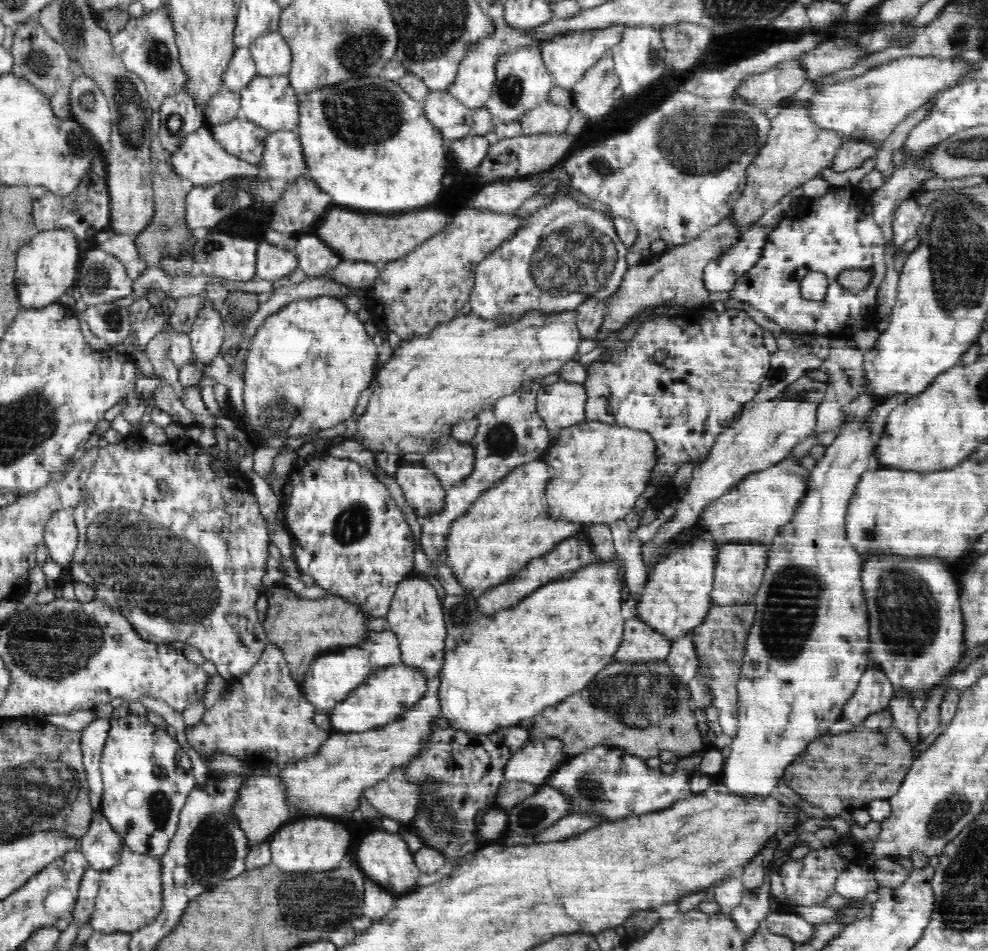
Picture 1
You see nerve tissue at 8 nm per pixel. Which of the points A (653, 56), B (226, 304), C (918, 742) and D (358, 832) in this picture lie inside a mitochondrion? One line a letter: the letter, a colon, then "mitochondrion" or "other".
A: mitochondrion
B: other
C: other
D: other

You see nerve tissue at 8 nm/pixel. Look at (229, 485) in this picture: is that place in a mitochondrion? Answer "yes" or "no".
no

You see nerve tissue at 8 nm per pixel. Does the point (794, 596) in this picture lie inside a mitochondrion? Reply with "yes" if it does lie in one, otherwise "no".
yes

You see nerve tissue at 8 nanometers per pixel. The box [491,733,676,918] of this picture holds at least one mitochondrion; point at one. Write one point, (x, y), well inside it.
(594, 787)

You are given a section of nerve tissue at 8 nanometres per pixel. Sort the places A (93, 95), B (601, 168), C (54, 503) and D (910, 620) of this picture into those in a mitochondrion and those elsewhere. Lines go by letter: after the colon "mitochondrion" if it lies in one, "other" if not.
A: mitochondrion
B: mitochondrion
C: other
D: mitochondrion

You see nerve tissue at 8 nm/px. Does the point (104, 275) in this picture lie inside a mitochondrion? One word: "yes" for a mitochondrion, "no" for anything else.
yes

